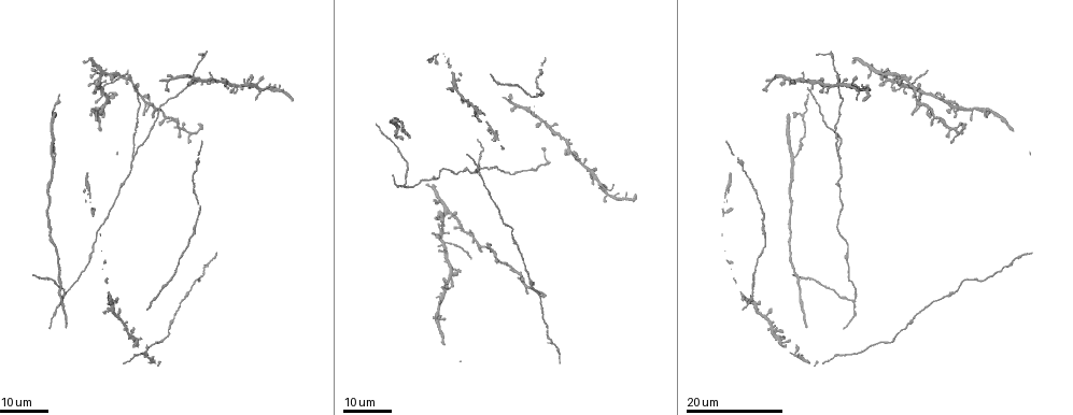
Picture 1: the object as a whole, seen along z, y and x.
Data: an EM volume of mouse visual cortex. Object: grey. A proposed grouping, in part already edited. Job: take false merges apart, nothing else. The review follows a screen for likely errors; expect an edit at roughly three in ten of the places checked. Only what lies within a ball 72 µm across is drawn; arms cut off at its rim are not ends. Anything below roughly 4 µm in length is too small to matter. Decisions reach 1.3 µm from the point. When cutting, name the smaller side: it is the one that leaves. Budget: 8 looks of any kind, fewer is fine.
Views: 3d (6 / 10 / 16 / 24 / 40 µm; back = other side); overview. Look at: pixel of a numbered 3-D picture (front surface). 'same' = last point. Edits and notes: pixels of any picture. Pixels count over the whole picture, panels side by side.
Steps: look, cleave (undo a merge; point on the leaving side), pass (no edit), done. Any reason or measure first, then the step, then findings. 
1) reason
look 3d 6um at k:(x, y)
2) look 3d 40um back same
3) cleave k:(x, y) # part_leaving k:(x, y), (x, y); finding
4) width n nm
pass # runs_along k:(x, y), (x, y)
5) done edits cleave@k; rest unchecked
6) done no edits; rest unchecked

three arms meet
look 3d 16um at 1:(789, 157)

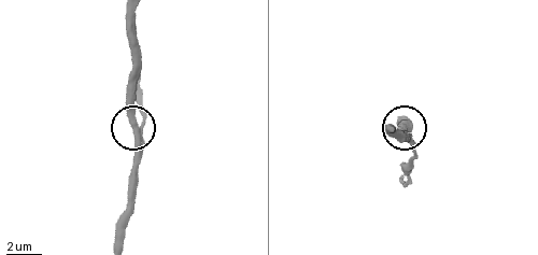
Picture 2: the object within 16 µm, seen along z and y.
look 3d 6um at 2:(137, 132)

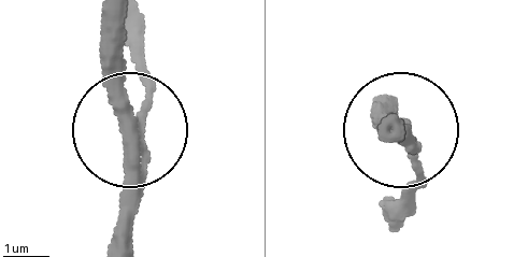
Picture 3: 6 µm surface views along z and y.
side_arm 9 um
cleave 3:(148, 90) # two cells meet here

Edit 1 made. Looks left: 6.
look overview

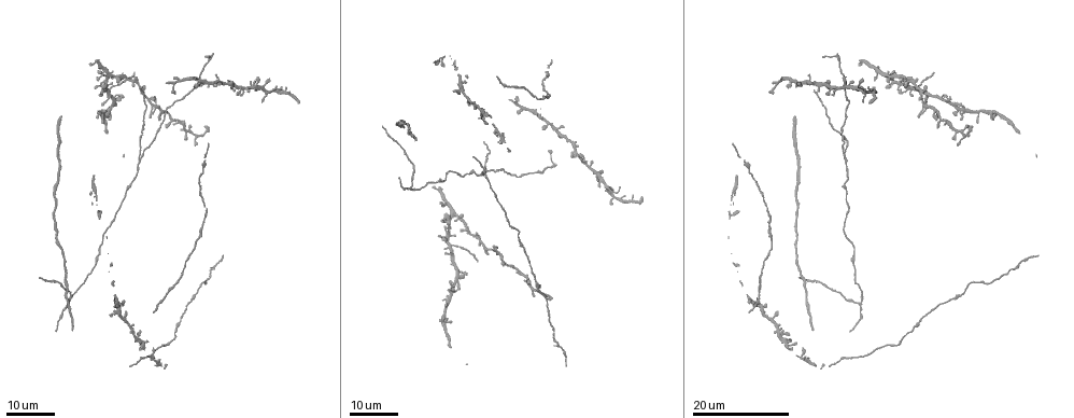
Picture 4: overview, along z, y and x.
look 3d 16um at 4:(118, 75)

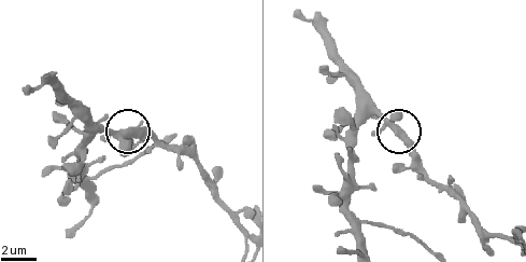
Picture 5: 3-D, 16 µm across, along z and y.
look 3d 10um at 5:(394, 123)

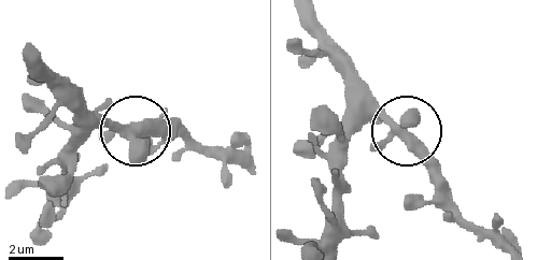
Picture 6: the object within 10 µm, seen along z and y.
look 3d 6um at 6:(409, 135)

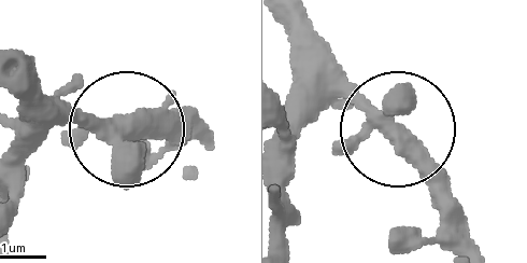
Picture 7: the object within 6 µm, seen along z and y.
arms 4
pass # all the same cell

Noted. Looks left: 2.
three-way junction
look 3d 16um at 4:(138, 153)

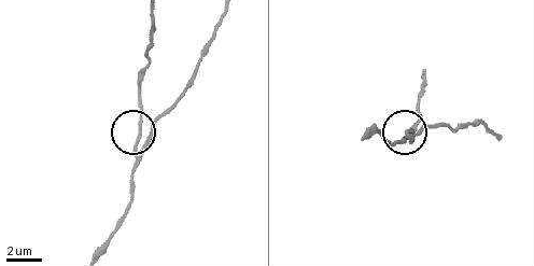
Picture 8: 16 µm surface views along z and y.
zoom in
look 3d 10um at 8:(137, 138)

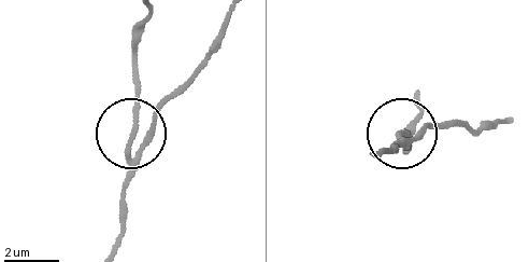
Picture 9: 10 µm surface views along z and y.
pass # all the same cell

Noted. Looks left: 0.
done edits cleave@3; rest unchecked

